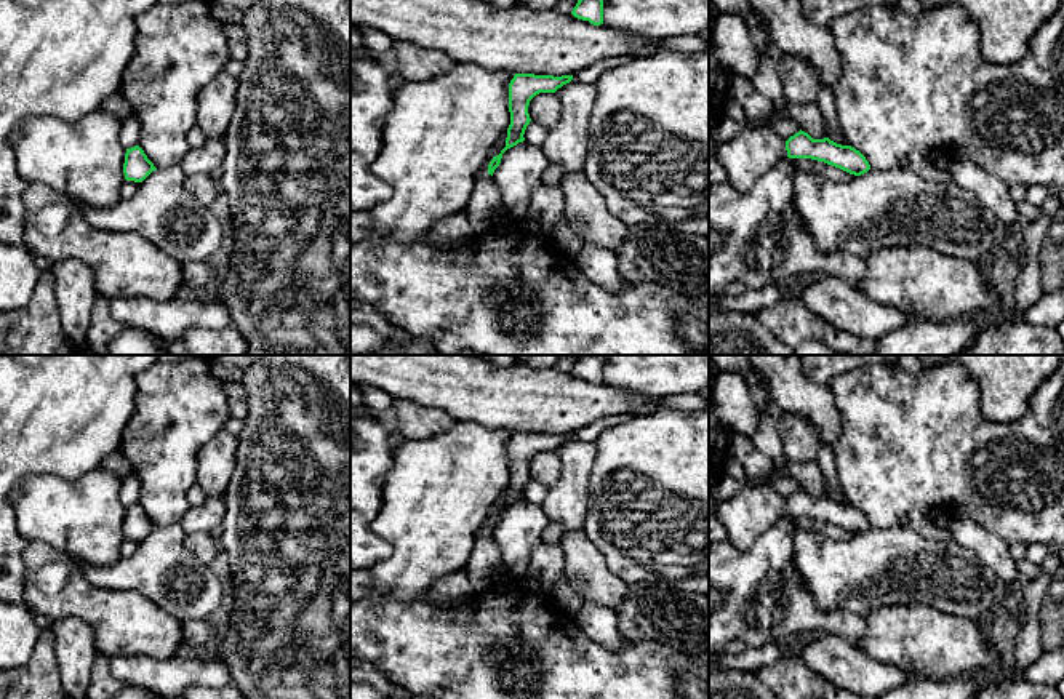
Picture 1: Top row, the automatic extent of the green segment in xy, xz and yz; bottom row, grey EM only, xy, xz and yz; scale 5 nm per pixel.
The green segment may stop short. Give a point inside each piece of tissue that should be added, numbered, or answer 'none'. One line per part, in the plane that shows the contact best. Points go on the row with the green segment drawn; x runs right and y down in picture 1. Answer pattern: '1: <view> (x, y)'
none

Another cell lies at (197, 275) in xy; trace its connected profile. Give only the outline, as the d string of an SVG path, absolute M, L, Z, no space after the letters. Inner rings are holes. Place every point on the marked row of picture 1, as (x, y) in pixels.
M187 262L181 267L182 283L195 290L216 291L216 286L211 280L210 262Z

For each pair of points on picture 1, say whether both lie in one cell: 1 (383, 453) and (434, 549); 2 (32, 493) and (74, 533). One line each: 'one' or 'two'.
1: two
2: one

